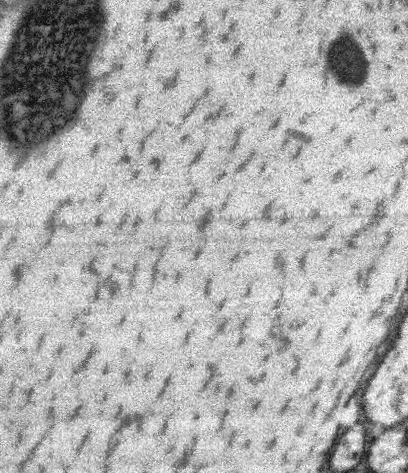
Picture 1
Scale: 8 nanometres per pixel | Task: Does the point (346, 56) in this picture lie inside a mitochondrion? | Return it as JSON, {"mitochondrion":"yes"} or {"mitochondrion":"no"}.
{"mitochondrion":"yes"}

